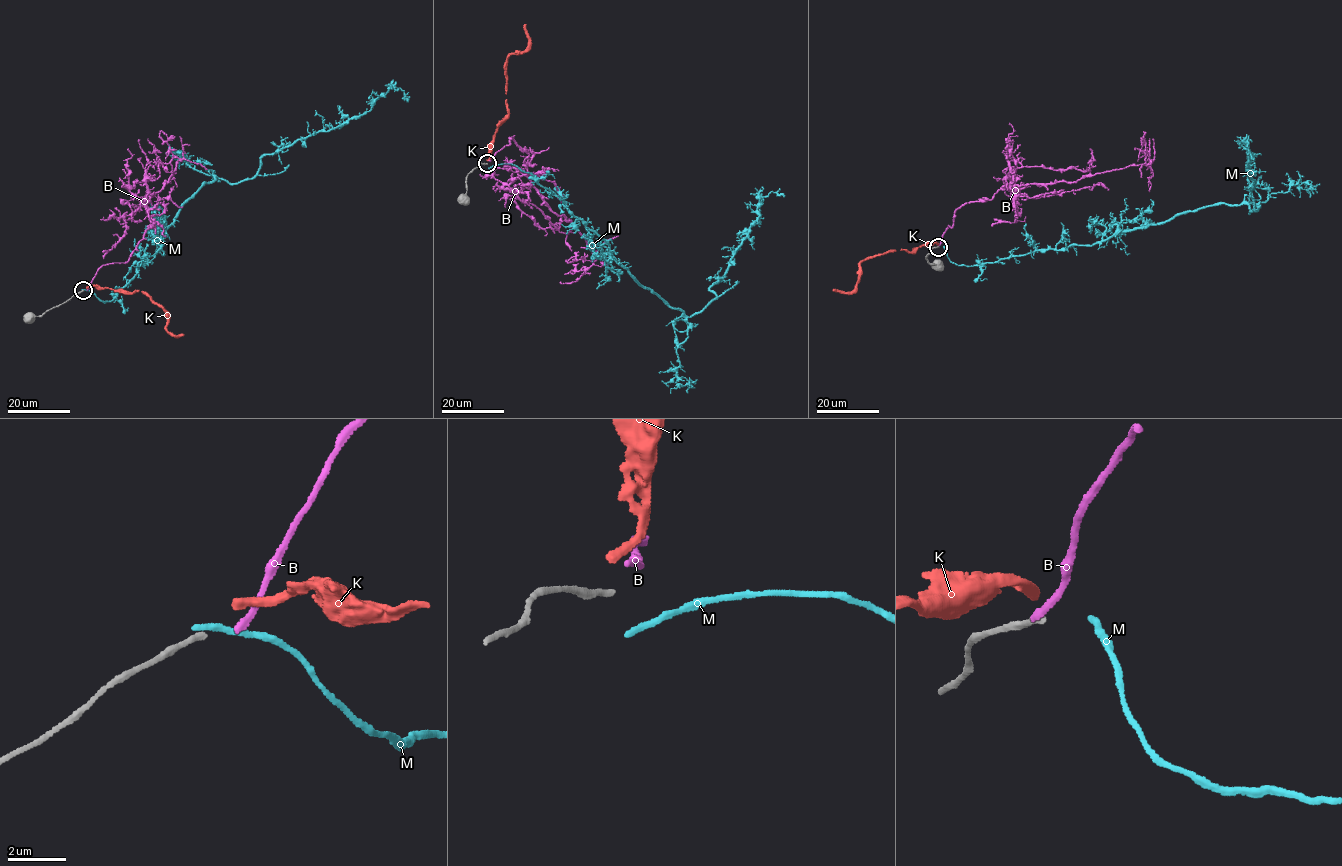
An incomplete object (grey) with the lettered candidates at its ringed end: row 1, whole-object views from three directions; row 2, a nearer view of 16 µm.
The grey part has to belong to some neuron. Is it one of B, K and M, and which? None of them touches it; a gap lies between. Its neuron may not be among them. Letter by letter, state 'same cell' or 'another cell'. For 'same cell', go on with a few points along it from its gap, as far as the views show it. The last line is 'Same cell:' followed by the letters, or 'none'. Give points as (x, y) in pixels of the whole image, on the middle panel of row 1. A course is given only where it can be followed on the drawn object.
B: another cell
K: another cell
M: another cell
Same cell: none

